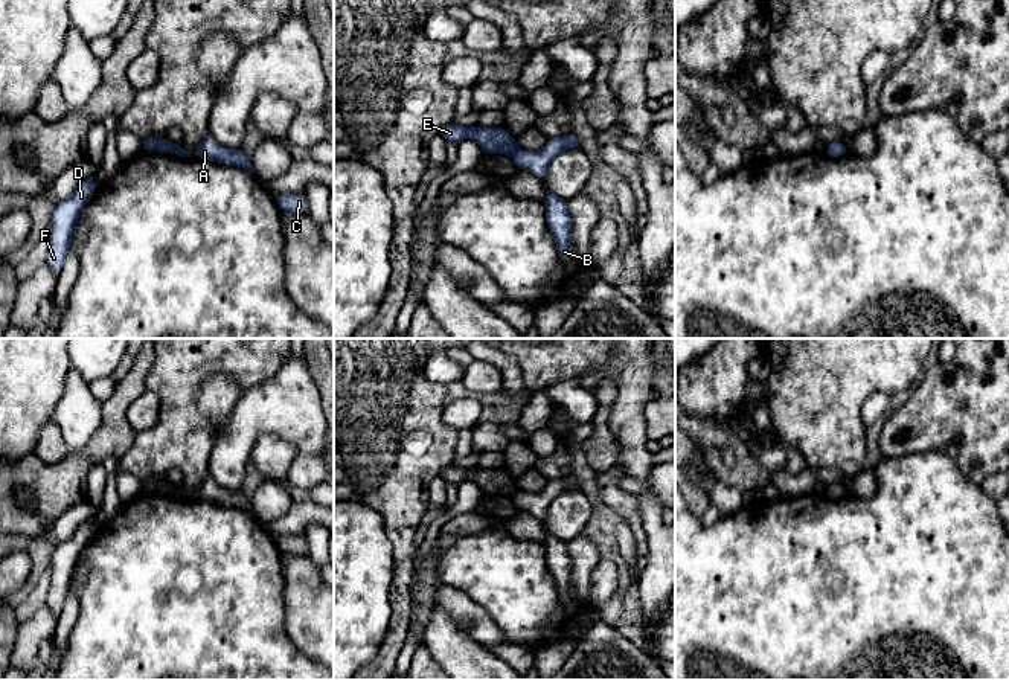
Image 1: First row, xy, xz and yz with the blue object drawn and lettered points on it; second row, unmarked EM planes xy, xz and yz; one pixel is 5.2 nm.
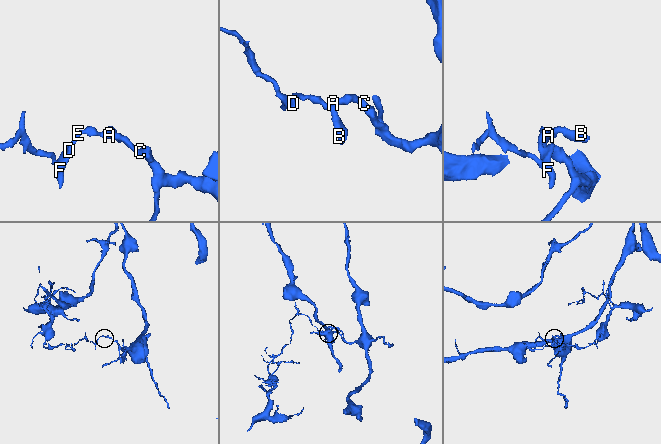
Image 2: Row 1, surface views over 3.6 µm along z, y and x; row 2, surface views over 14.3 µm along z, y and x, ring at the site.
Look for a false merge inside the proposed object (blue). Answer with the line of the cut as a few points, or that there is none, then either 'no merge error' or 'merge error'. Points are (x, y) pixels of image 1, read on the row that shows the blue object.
cut xy (176, 144), (171, 151); merge error

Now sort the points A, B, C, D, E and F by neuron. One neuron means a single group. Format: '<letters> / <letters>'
A B C / D E F

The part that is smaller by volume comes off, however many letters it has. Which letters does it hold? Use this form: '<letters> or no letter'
D, E, F

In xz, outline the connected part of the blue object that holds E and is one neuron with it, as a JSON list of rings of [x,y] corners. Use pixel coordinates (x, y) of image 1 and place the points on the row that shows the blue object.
[[[447,123],[440,134],[447,142],[459,143],[462,139],[474,139],[485,154],[508,154],[512,156],[518,148],[517,140],[504,130],[504,127],[485,128],[480,125],[460,127],[457,123]]]

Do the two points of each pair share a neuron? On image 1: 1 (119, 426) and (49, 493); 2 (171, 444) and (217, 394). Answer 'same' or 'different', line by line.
1: same
2: different

